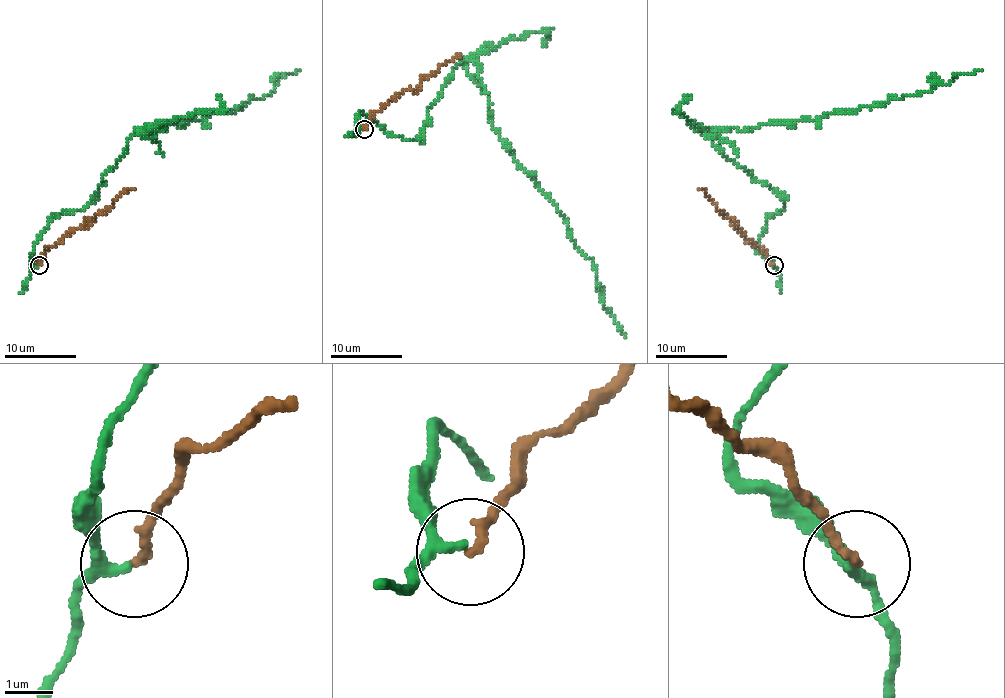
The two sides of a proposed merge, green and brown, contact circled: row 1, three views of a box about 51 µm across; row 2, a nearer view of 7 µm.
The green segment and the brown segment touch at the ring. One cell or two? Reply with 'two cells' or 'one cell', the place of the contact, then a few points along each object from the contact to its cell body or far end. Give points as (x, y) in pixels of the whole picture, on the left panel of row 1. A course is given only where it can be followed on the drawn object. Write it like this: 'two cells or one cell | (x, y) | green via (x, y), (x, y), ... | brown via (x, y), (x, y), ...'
two cells | (39, 265) | green via (38, 265), (35, 242), (54, 215), (83, 209), (137, 130), (232, 112), (299, 69) | brown via (38, 265), (45, 249), (53, 247), (71, 231), (83, 227), (124, 191), (135, 188)

